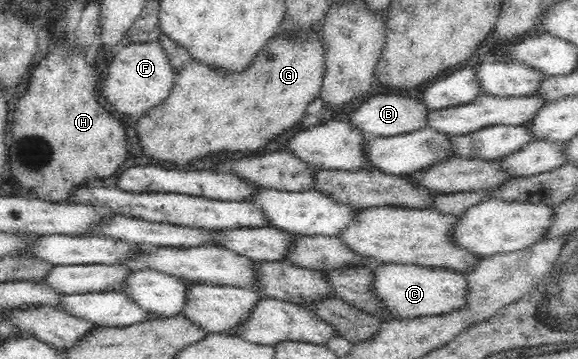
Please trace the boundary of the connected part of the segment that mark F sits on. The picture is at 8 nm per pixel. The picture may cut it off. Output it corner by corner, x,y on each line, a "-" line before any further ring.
124,42
114,52
114,59
108,65
108,71
102,75
100,91
116,113
137,119
170,95
176,74
158,42

